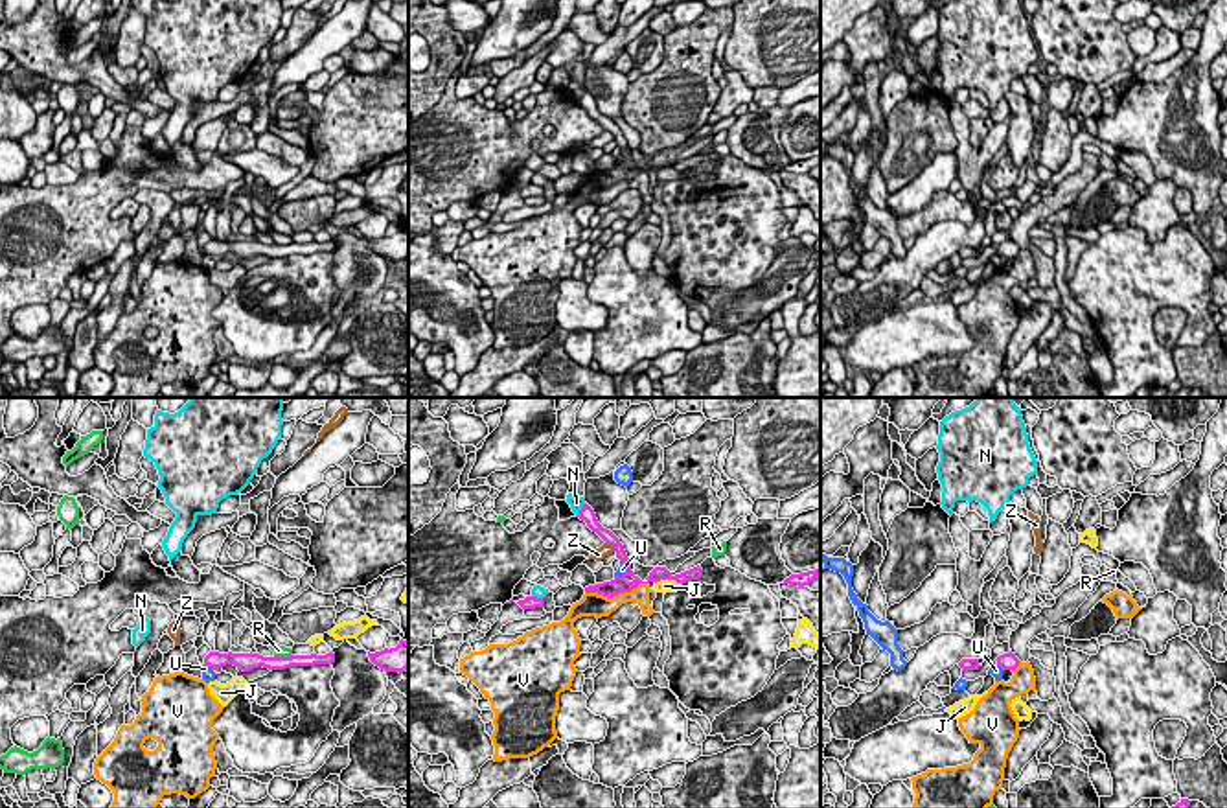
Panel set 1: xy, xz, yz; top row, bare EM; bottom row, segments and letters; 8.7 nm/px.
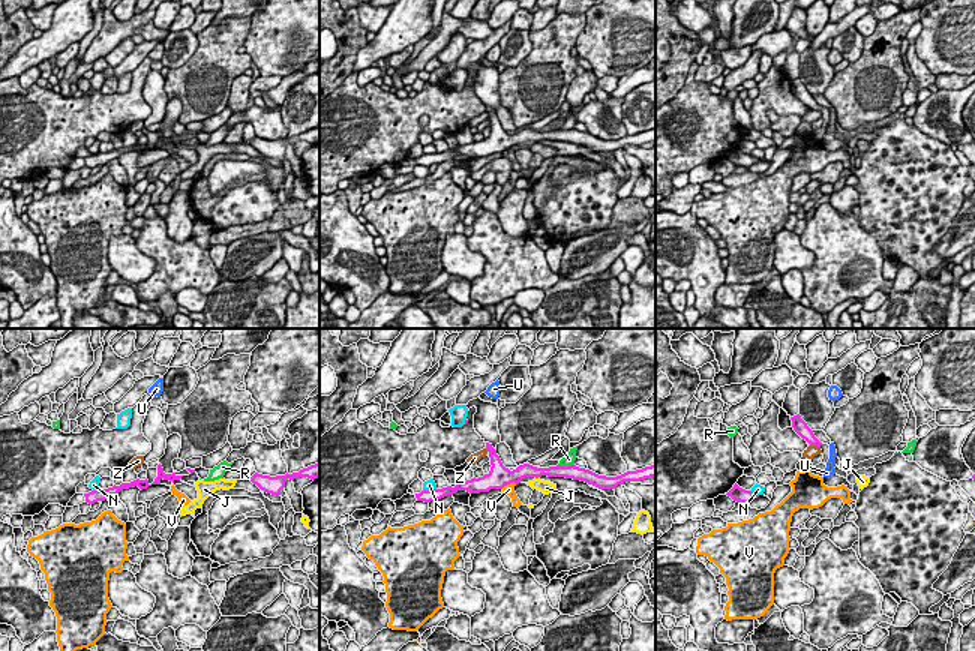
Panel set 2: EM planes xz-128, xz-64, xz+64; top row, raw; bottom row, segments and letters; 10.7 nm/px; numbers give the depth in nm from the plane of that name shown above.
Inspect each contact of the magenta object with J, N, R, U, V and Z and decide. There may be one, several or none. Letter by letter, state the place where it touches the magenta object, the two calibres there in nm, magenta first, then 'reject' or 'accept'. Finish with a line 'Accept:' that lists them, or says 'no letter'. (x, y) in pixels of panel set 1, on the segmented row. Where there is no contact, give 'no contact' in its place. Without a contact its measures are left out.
J: meets magenta in xz at (668, 578); 130 nm thick on the magenta side, 130 nm on the other; reject
N: meets magenta in xz at (580, 510); 130 nm thick on the magenta side, 130 nm on the other; reject
R: meets magenta in xy at (284, 657); 130 nm thick on the magenta side, 100 nm on the other; reject
U: meets magenta in xz at (626, 573); 140 nm thick on the magenta side, 90 nm on the other; reject
V: meets magenta in xz at (615, 595); 140 nm thick on the magenta side, 220 nm on the other; reject
Z: meets magenta in xz at (611, 543); 120 nm thick on the magenta side, 120 nm on the other; reject
Accept: no letter

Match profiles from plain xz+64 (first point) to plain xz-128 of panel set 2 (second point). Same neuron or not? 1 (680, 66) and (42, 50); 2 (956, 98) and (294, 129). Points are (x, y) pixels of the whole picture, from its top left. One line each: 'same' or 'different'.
1: different
2: different

